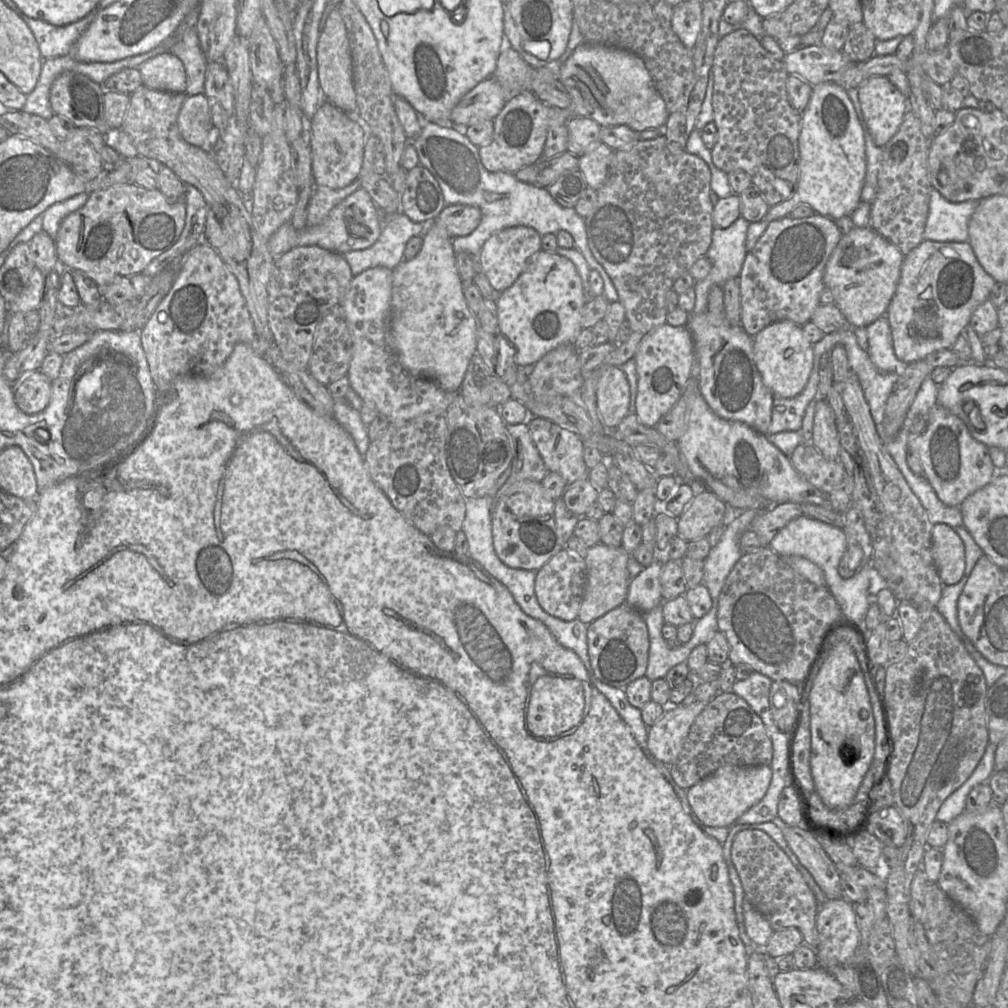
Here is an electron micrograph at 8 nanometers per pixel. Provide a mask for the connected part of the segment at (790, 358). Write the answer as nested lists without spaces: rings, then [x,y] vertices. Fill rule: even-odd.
[[[790,321],[774,322],[753,337],[754,360],[763,384],[772,392],[773,396],[793,398],[806,386],[813,365],[813,344],[805,337],[802,326]]]

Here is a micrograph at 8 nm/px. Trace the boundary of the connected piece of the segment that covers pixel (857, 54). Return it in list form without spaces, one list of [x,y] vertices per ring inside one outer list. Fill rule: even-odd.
[[[858,22],[850,26],[841,51],[850,62],[866,61],[877,56],[874,51],[876,41],[877,39],[864,22]]]

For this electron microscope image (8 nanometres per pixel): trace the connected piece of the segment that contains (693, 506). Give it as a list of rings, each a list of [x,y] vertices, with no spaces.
[[[708,489],[697,490],[693,500],[678,517],[677,535],[687,542],[706,537],[714,527],[724,523],[726,506],[720,498]]]

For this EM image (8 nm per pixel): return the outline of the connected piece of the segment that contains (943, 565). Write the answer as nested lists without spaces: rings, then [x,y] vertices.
[[[946,524],[932,529],[932,557],[944,585],[960,581],[965,570],[964,544],[956,530]]]

